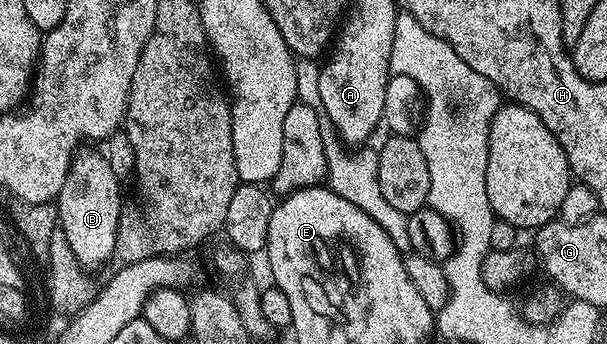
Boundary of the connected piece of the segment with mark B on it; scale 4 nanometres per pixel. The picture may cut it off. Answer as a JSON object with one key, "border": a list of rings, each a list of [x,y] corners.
{"border":[[[81,150],[73,159],[66,185],[62,185],[55,200],[59,215],[59,230],[64,232],[74,257],[85,269],[100,267],[116,254],[116,234],[120,228],[120,217],[126,210],[124,199],[120,196],[121,176],[108,164],[99,150]]]}

